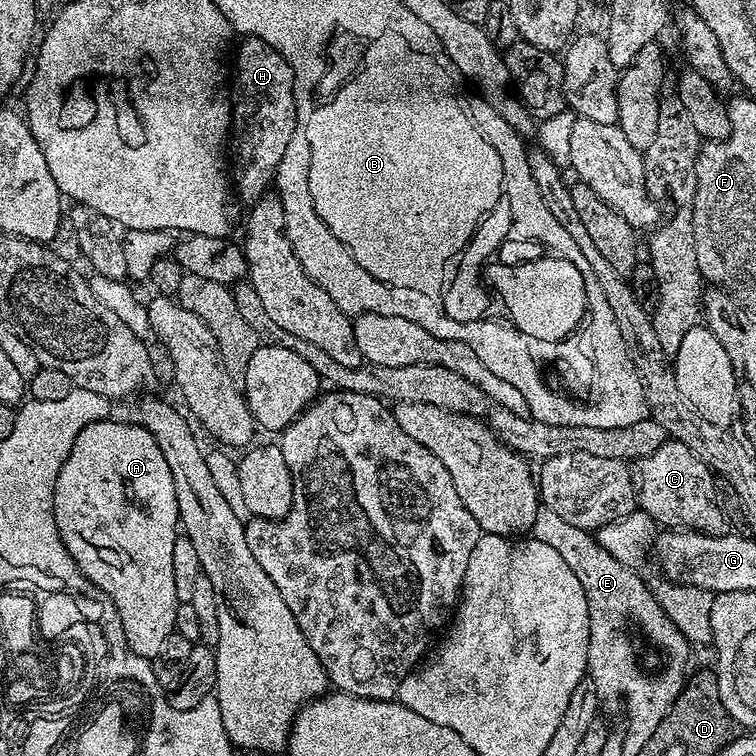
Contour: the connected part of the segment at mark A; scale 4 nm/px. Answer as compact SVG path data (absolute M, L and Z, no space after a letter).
M109 418L86 426L78 434L66 462L62 462L62 470L56 479L56 485L54 486L54 518L58 526L60 540L66 546L70 558L74 558L78 570L82 570L82 574L114 602L118 618L122 618L122 630L126 634L128 650L133 651L137 656L149 658L158 654L158 650L162 647L162 641L165 638L170 638L170 634L176 631L174 614L178 601L174 590L174 542L178 535L180 522L178 498L174 498L174 478L170 478L170 466L166 466L166 458L162 458L162 450L158 450L158 442L154 442L152 435L138 422L123 424L120 420Z

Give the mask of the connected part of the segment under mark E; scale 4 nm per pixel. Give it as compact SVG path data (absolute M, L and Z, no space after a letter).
M541 507L538 518L530 531L531 539L551 546L556 553L566 558L566 566L577 575L586 597L587 614L589 615L590 642L587 643L587 677L592 689L598 694L601 707L614 710L621 706L628 717L636 706L632 706L634 692L642 684L640 668L630 662L631 640L622 632L622 618L633 618L637 626L647 638L647 643L654 647L660 640L668 640L674 664L689 667L691 663L691 642L667 616L656 598L653 587L645 580L636 576L637 569L616 559L608 550L601 546L595 535L582 527L571 526L570 522L558 518L552 510Z

